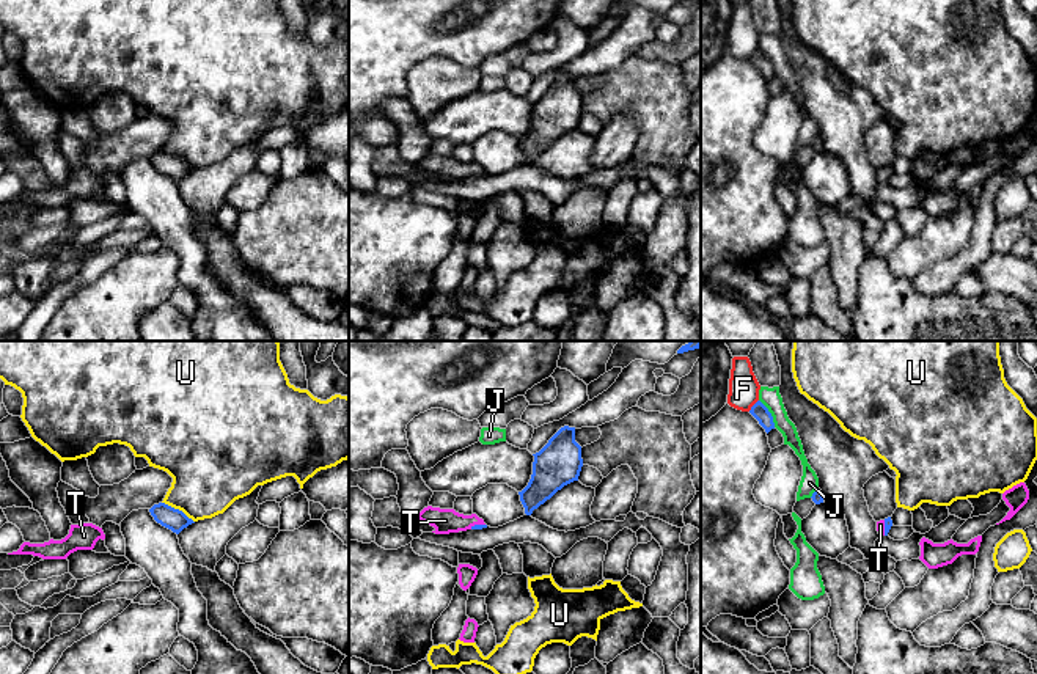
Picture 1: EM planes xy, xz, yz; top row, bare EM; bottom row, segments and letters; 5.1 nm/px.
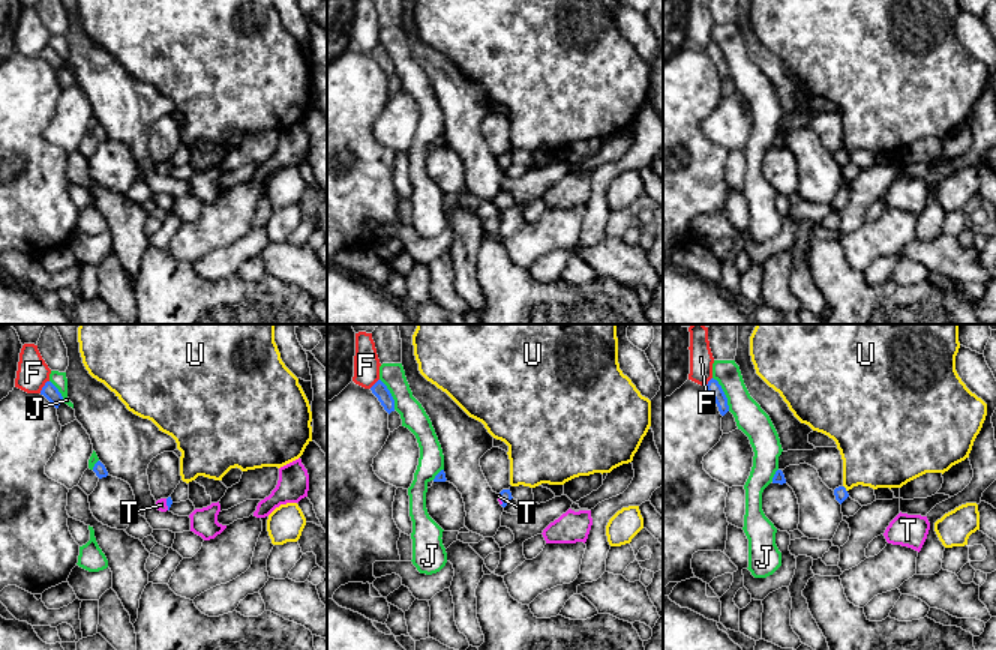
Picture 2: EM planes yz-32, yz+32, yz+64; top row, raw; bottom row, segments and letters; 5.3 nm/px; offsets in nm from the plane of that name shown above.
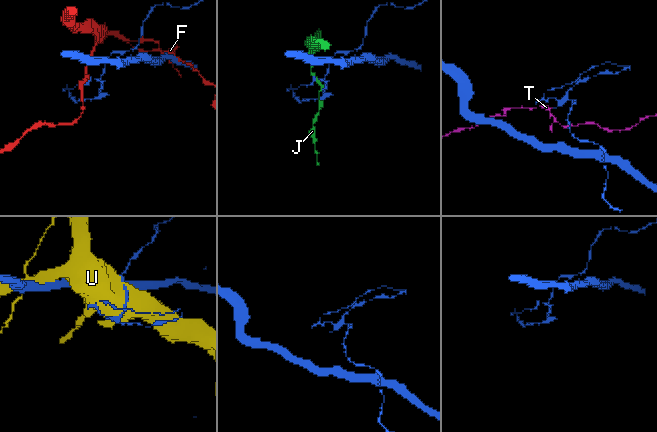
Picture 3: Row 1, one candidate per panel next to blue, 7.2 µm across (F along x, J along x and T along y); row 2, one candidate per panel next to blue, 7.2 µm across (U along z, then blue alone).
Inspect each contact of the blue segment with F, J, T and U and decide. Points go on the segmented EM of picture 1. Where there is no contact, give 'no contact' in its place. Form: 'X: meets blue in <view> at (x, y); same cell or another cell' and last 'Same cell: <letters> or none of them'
F: meets blue in yz at (753, 406); another cell
J: meets blue in yz at (770, 413); another cell
T: meets blue in xz at (476, 525); same cell
U: meets blue in xy at (178, 509); another cell
Same cell: T

